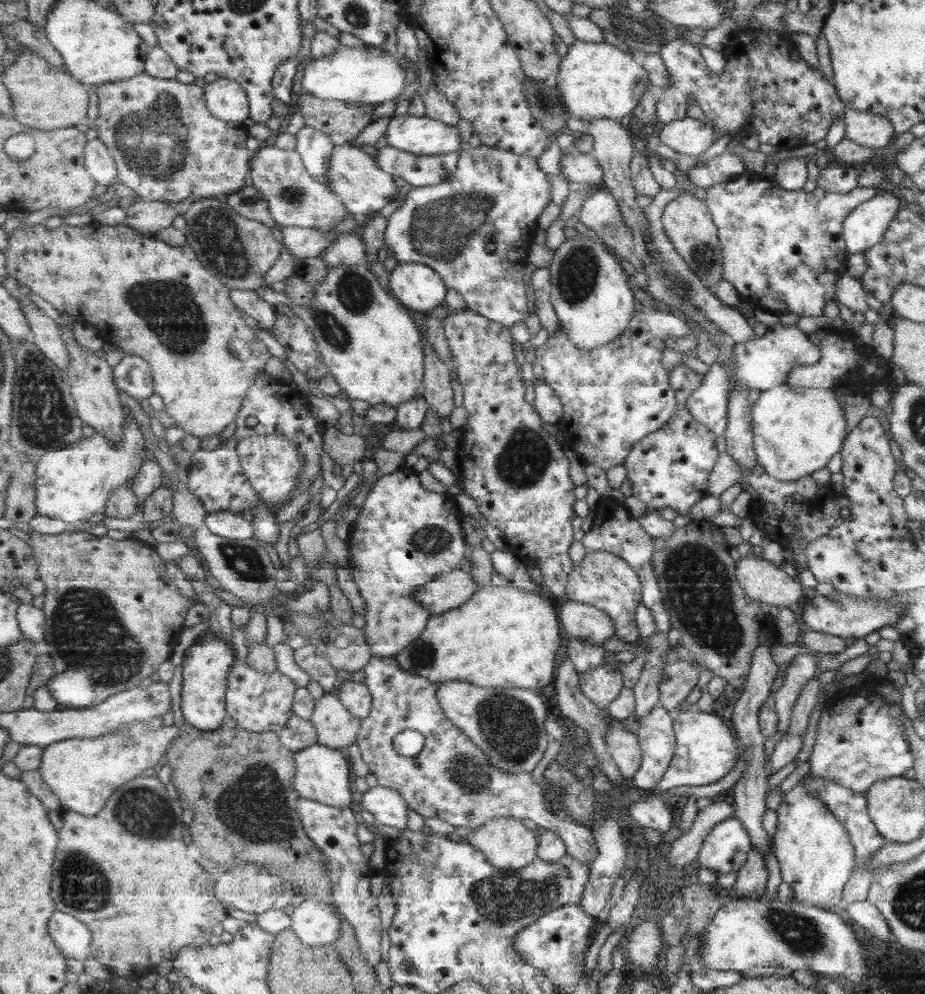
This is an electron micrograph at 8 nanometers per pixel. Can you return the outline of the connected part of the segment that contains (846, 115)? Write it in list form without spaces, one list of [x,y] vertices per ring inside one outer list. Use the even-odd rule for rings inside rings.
[[[843,106],[841,117],[845,124],[843,138],[866,148],[883,149],[889,145],[890,139],[896,135],[889,120],[883,116],[863,113]]]

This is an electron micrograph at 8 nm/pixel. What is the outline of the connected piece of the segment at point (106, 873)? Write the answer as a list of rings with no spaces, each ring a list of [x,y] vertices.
[[[141,774],[123,784],[99,814],[85,816],[65,810],[62,816],[63,826],[58,831],[61,844],[53,868],[53,900],[57,900],[57,910],[69,912],[93,928],[92,957],[111,972],[129,977],[137,970],[155,967],[161,960],[173,962],[182,948],[209,944],[213,928],[229,919],[228,909],[216,897],[216,876],[187,858],[187,844],[181,834],[181,802],[167,798],[167,788],[157,776]]]

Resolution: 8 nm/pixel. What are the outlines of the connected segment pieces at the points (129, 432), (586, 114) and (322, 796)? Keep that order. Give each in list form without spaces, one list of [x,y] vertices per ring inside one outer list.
[[[133,418],[126,421],[121,441],[111,441],[103,433],[83,437],[68,447],[47,451],[36,459],[37,514],[77,524],[97,512],[105,513],[109,494],[127,486],[139,474],[145,458],[152,458],[147,436]]]
[[[579,39],[569,46],[555,81],[564,99],[564,106],[572,118],[587,120],[609,118],[626,122],[641,105],[641,101],[647,95],[647,90],[655,88],[651,77],[649,77],[649,71],[645,69],[640,60],[640,54],[623,51],[607,41],[597,43],[583,42]]]
[[[321,743],[296,752],[296,782],[295,788],[301,797],[310,801],[319,801],[327,805],[341,808],[349,807],[351,782],[349,782],[349,763],[343,756],[342,749],[327,747]]]

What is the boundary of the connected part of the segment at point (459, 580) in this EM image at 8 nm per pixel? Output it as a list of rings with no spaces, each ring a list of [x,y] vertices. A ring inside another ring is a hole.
[[[457,569],[441,573],[428,584],[417,588],[415,600],[430,615],[441,615],[468,603],[480,588],[471,573]]]

